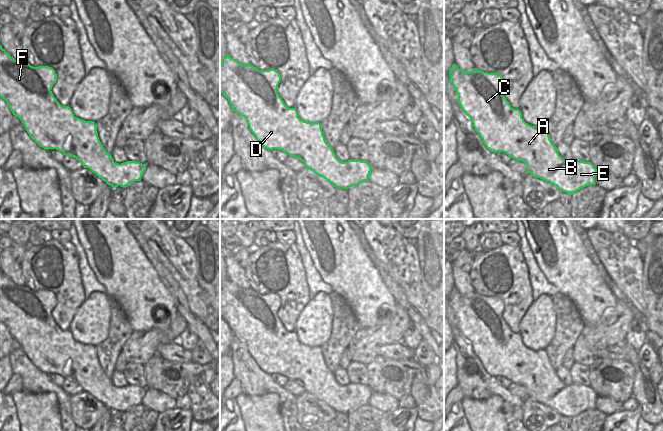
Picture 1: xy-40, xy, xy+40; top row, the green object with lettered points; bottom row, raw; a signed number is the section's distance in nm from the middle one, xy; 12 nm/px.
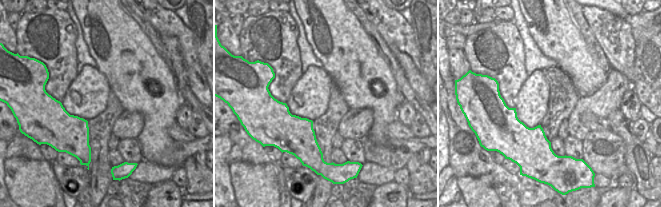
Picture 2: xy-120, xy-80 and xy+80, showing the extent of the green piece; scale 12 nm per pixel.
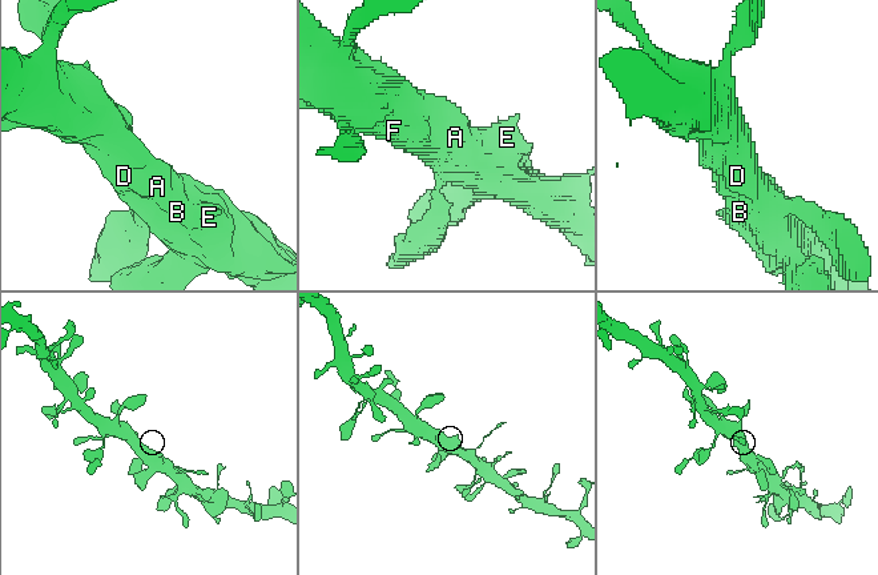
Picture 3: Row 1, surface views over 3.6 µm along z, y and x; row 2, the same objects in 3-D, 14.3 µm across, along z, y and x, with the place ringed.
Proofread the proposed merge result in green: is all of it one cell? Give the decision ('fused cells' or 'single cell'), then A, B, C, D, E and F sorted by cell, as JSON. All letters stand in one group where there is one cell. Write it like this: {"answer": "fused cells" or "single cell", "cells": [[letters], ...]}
{"answer": "single cell", "cells": [["A", "B", "C", "D", "E", "F"]]}

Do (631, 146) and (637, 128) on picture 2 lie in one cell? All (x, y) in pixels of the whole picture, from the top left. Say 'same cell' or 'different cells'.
different cells

